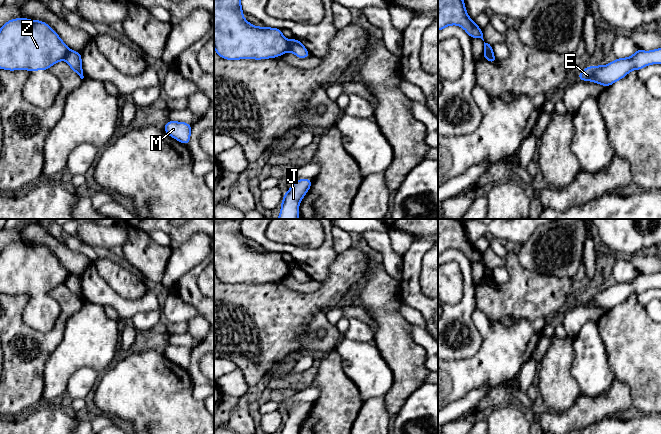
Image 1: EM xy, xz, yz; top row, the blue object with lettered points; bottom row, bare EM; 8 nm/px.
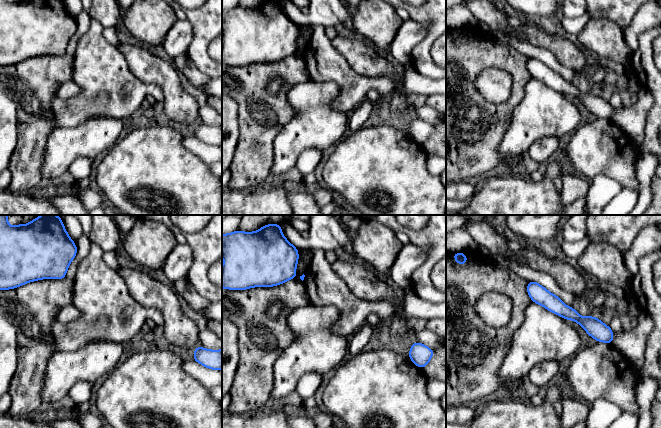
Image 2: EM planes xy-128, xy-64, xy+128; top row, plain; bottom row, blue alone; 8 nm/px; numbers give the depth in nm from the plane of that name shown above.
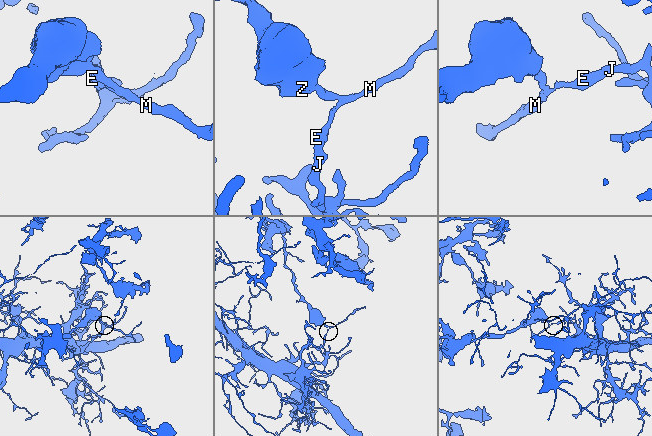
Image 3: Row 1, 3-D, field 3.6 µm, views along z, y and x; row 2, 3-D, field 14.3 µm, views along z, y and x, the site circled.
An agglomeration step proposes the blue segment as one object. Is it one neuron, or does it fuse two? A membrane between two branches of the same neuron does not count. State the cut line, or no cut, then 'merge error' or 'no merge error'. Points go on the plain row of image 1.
cut xz (290, 264), (290, 272), (288, 274); merge error

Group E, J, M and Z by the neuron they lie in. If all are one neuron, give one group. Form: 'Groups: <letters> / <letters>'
Groups: E J M / Z

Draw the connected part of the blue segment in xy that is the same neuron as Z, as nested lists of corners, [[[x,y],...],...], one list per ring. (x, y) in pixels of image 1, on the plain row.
[[[21,240],[4,247],[0,253],[0,293],[26,293],[30,296],[48,294],[53,288],[64,284],[68,275],[68,270],[60,260],[43,245],[29,244]]]

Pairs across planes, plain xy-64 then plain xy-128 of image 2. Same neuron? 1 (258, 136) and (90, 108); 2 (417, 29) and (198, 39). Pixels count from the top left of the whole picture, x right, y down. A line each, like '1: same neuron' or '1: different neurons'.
1: different neurons
2: different neurons

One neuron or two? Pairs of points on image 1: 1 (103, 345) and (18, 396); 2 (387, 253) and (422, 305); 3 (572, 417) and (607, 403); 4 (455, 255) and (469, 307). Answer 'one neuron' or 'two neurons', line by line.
1: one neuron
2: two neurons
3: one neuron
4: one neuron

